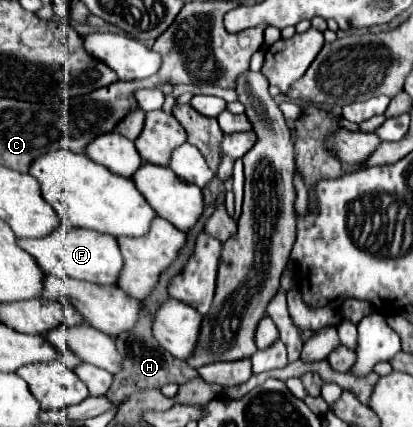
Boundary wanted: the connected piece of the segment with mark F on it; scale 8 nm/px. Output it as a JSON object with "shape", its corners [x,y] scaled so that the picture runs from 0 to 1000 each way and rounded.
{"shape":[[[145,529],[126,553],[107,557],[53,557],[44,562],[48,581],[58,581],[68,595],[87,604],[107,642],[131,642],[145,651],[184,651],[242,670],[271,670],[286,665],[300,604],[291,600],[291,581],[281,571],[276,553],[242,548],[228,539],[203,539],[203,534],[174,534],[169,543],[160,529]]]}

